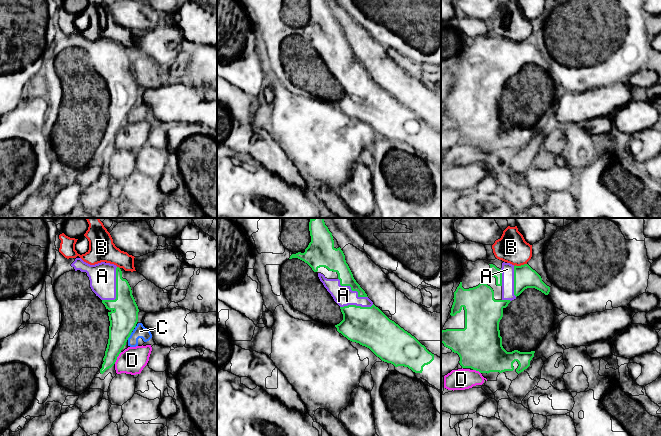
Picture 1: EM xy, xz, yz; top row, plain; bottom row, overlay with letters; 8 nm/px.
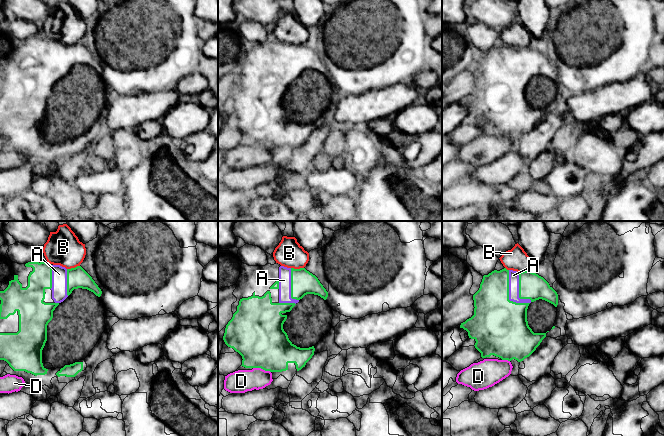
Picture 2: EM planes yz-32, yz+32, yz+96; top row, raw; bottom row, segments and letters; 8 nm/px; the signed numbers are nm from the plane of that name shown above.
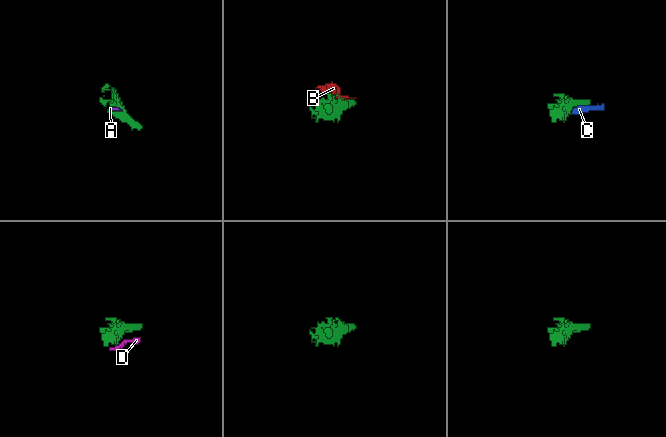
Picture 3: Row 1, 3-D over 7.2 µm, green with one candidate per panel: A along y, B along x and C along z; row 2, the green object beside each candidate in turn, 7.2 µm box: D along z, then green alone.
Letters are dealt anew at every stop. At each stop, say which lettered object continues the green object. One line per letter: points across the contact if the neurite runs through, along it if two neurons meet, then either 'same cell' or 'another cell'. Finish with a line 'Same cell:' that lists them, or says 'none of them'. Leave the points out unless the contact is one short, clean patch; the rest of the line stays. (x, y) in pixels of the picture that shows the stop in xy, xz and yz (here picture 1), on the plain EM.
A: same cell
B: another cell
C: another cell
D: along xy (121, 128), (114, 139) | another cell
Same cell: A

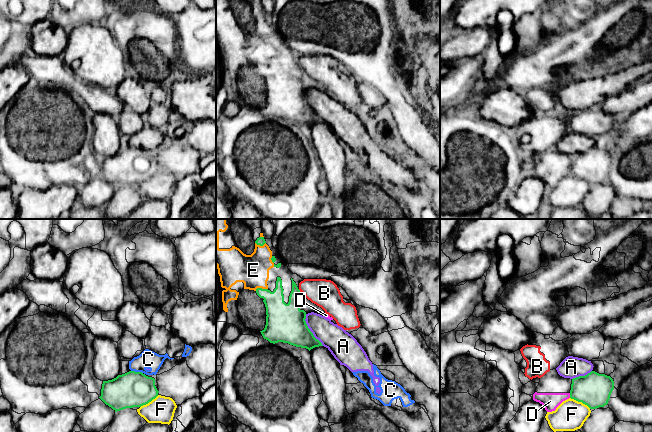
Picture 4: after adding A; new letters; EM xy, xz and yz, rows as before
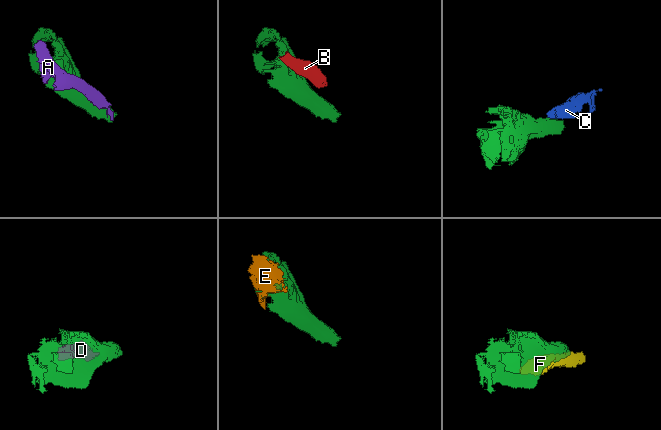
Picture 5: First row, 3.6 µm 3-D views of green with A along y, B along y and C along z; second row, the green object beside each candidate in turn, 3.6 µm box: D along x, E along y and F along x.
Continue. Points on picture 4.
A: another cell
B: along xz (298, 65), (300, 67) | another cell
C: along xy (131, 146), (142, 149) | another cell
D: another cell
E: same cell
F: another cell
Same cell: E

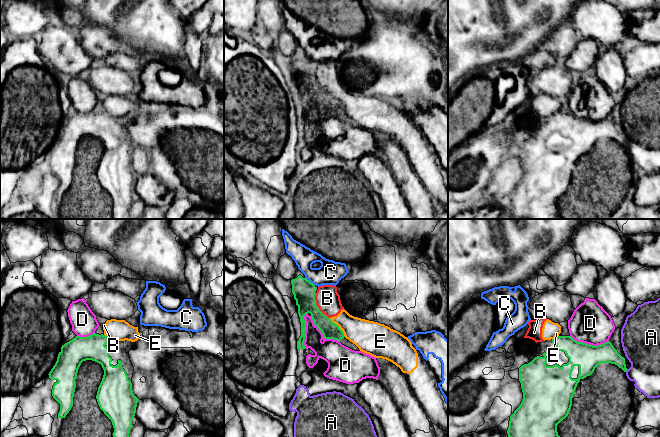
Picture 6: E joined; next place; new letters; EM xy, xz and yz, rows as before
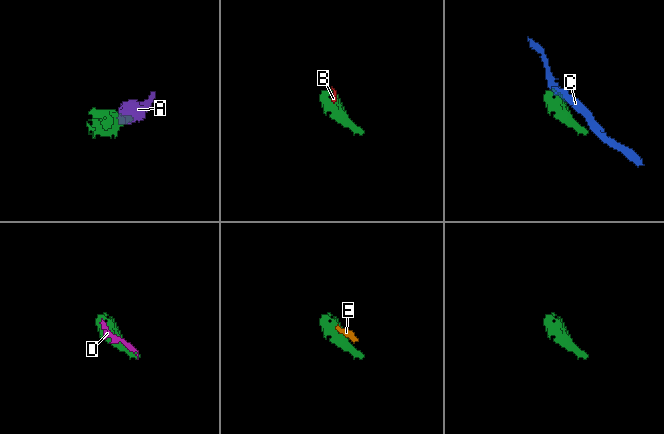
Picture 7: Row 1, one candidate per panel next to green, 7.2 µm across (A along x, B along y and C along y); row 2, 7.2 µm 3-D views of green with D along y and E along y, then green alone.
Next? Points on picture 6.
A: along yz (628, 145), (625, 147) | another cell
B: along xz (315, 69), (315, 80), (329, 94) | another cell
C: along xz (305, 53), (314, 61) | another cell
D: another cell
E: along xz (329, 94), (345, 112) | another cell
Same cell: none of them

